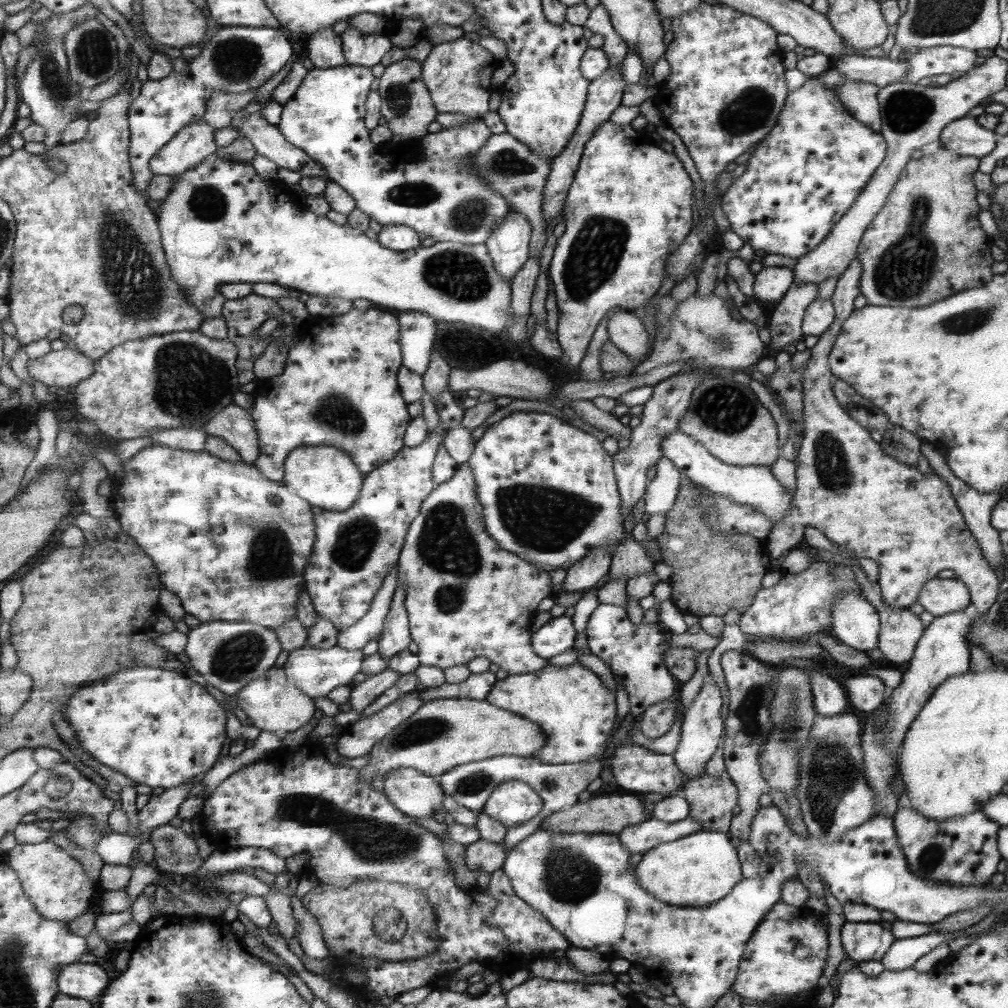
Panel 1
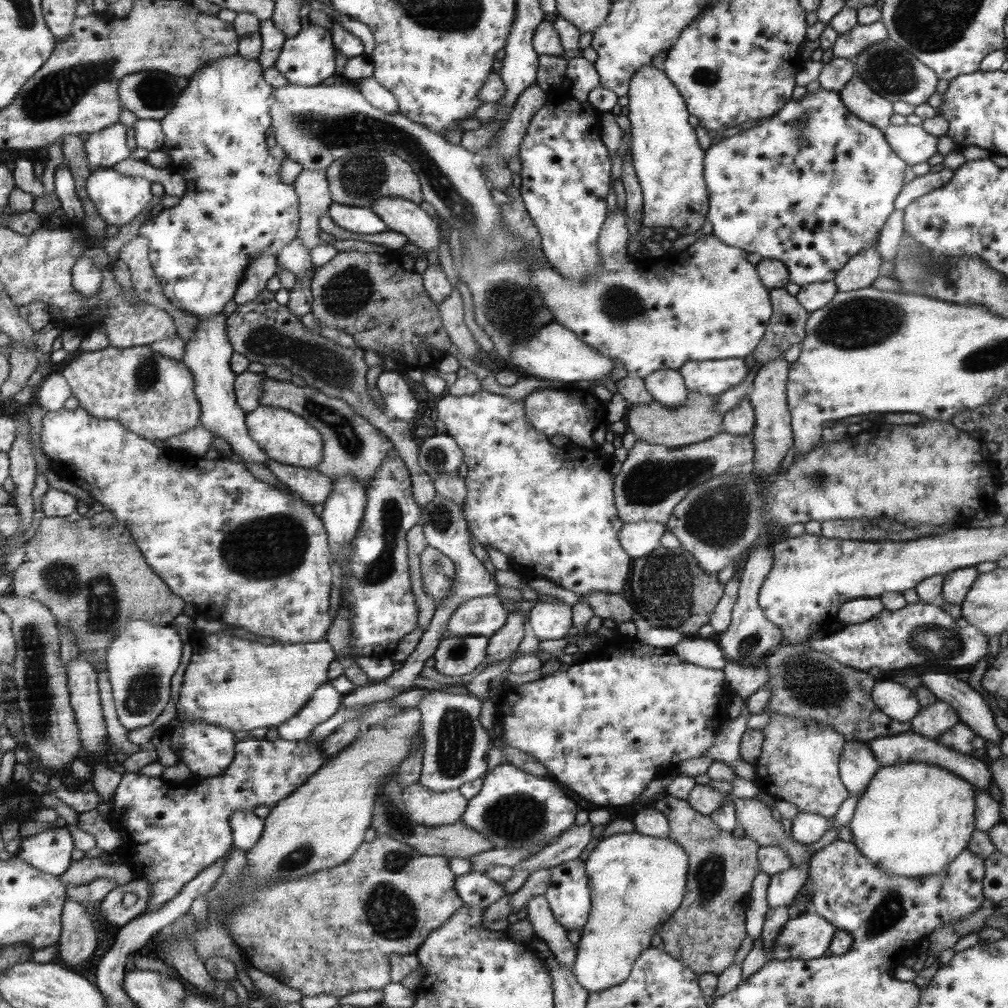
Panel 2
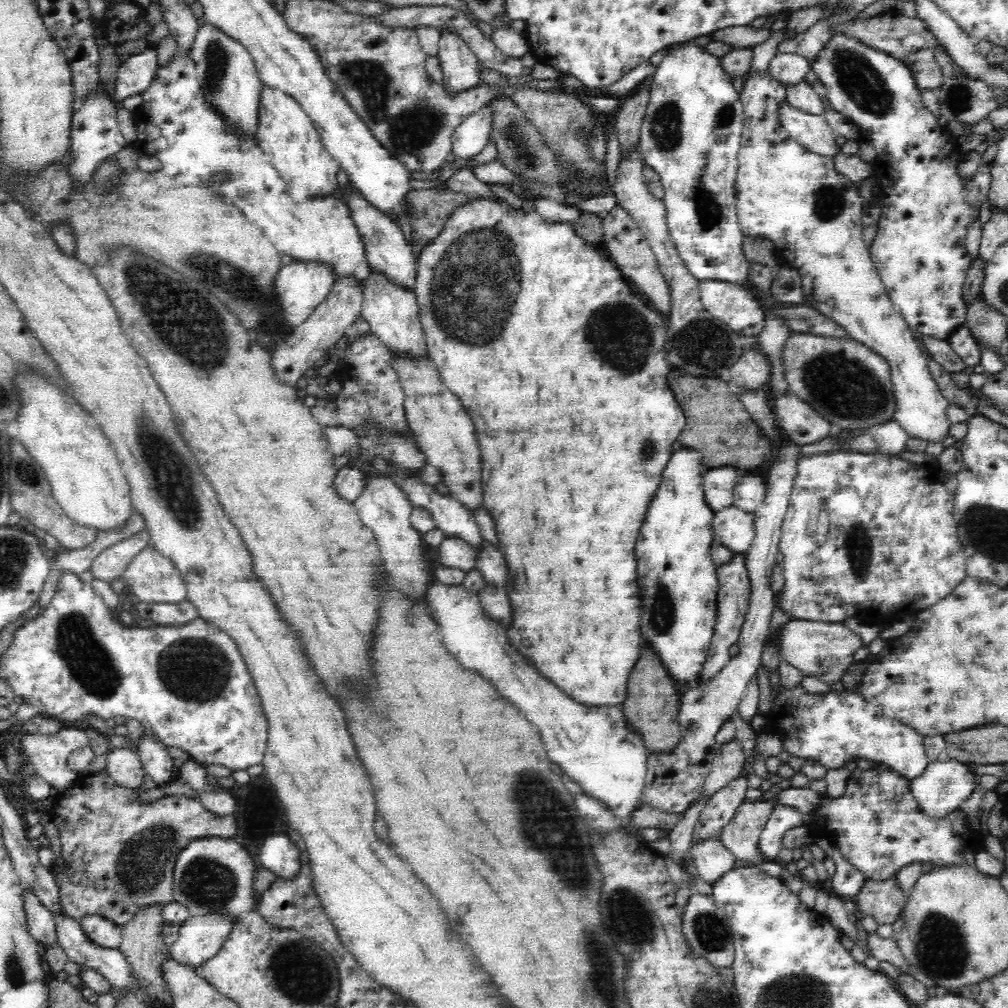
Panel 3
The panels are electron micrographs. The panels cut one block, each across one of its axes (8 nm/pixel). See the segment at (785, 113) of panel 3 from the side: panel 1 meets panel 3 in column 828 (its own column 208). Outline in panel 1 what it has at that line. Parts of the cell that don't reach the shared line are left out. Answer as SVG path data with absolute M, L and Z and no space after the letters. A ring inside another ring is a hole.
M202 118L184 126L150 159L151 172L159 176L176 176L198 166L218 150L213 143L214 131Z

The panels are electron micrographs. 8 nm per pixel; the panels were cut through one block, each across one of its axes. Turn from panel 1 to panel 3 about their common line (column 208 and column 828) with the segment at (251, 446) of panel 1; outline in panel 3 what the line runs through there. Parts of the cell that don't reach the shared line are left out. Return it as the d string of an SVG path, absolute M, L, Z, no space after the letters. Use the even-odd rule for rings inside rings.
M792 392L774 398L773 415L789 440L801 446L824 440L831 434L831 424Z

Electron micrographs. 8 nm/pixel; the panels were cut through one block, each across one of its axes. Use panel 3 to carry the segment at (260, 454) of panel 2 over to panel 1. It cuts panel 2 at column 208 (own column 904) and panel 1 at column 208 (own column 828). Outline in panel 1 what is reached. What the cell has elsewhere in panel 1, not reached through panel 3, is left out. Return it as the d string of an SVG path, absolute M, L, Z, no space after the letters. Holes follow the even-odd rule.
M216 155L207 156L203 159L198 166L193 167L191 170L171 176L174 180L174 185L170 190L170 193L161 201L161 205L156 209L155 215L158 219L158 229L160 230L162 249L165 253L166 264L170 266L171 278L174 278L175 285L179 287L179 292L183 292L183 297L187 299L187 303L199 312L199 315L204 319L217 318L222 315L223 304L226 303L225 297L221 293L221 288L233 283L265 283L275 284L285 289L298 291L304 293L310 298L313 296L323 297L335 297L347 301L354 300L367 300L371 306L379 308L381 310L387 310L394 313L403 313L406 311L421 313L421 315L427 315L431 317L433 321L441 320L441 322L449 322L449 324L469 324L469 326L477 326L482 330L491 332L493 336L505 335L505 328L508 328L508 324L511 321L510 311L510 284L507 284L499 272L495 272L494 263L491 260L488 250L485 244L461 244L451 241L447 242L427 242L426 244L420 244L413 250L407 250L405 252L395 252L394 249L389 249L384 245L380 245L378 241L369 239L363 232L357 228L351 228L348 224L339 226L332 223L326 216L317 216L313 212L299 212L289 200L285 200L285 190L279 190L276 187L267 186L263 184L253 168L249 166L249 163L245 162L233 162L231 160L223 160Z

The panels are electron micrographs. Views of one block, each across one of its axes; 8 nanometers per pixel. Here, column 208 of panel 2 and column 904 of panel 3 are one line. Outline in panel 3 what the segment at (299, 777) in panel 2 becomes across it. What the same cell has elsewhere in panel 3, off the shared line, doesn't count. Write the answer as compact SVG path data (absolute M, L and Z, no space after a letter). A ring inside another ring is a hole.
M875 763L872 769L862 770L851 766L852 773L848 778L844 794L833 799L828 794L821 794L823 798L818 802L818 808L809 814L802 814L794 807L775 805L763 832L759 836L759 852L772 861L778 859L778 852L783 847L783 836L788 830L794 828L809 828L813 836L825 835L832 838L833 849L842 855L844 860L852 863L854 867L862 871L865 880L890 879L902 867L910 863L932 862L934 867L944 867L948 864L973 864L975 852L983 846L983 837L968 829L964 814L955 811L949 816L934 818L925 816L911 790L911 782L892 771L888 766Z

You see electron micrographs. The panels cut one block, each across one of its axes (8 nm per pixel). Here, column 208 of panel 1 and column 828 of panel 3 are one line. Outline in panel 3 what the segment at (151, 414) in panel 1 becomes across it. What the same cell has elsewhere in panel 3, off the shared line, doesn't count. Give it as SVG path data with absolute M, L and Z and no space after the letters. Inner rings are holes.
M793 333L781 352L784 359L785 382L790 392L799 396L814 411L831 424L831 434L847 428L849 431L870 431L888 420L894 420L895 396L892 392L888 361L864 344L849 337L822 337L812 333Z

